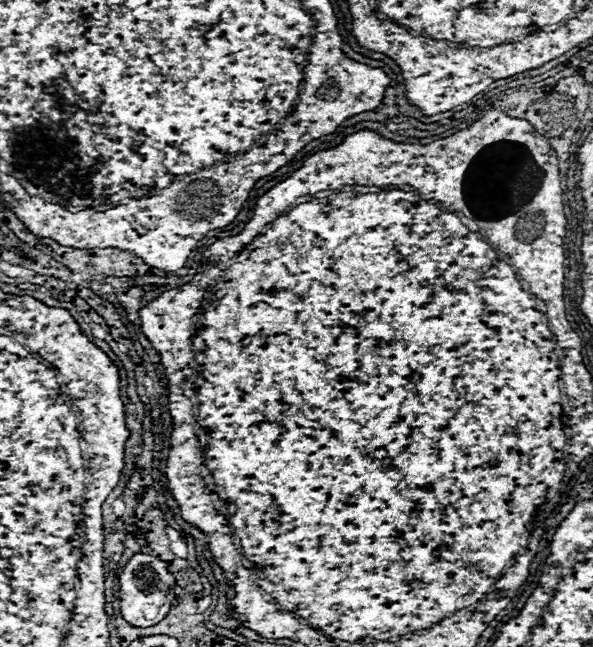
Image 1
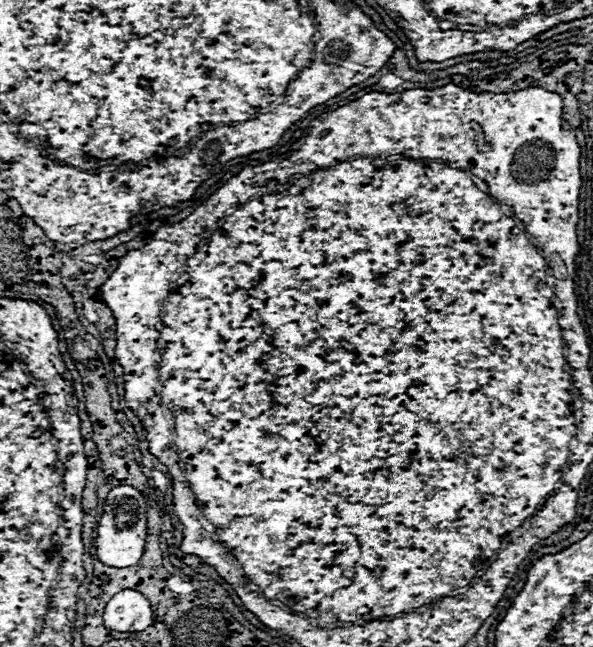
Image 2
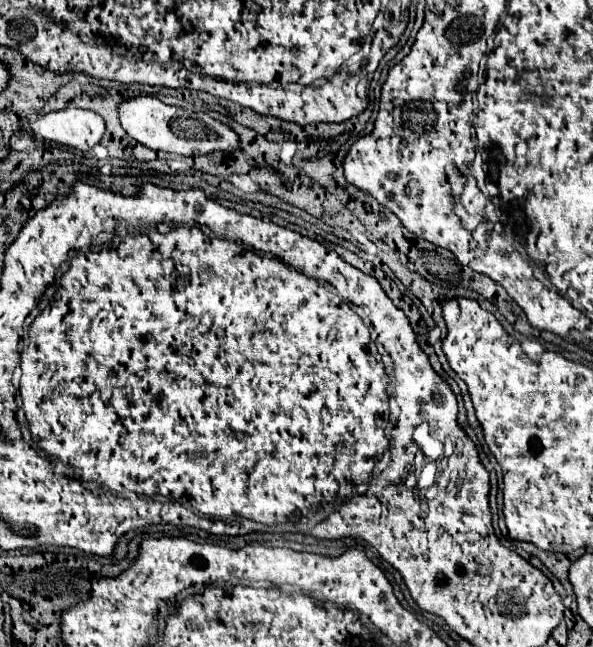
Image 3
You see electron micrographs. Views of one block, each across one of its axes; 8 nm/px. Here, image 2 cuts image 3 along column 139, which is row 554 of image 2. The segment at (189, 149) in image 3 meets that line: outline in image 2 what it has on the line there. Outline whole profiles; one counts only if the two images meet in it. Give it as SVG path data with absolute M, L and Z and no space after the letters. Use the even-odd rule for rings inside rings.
M116 486L108 492L106 502L104 502L104 514L98 522L98 538L96 538L96 556L100 562L104 562L106 566L114 566L114 568L126 568L132 566L140 560L142 552L144 552L144 544L146 544L146 498L140 490L136 490L134 486Z

